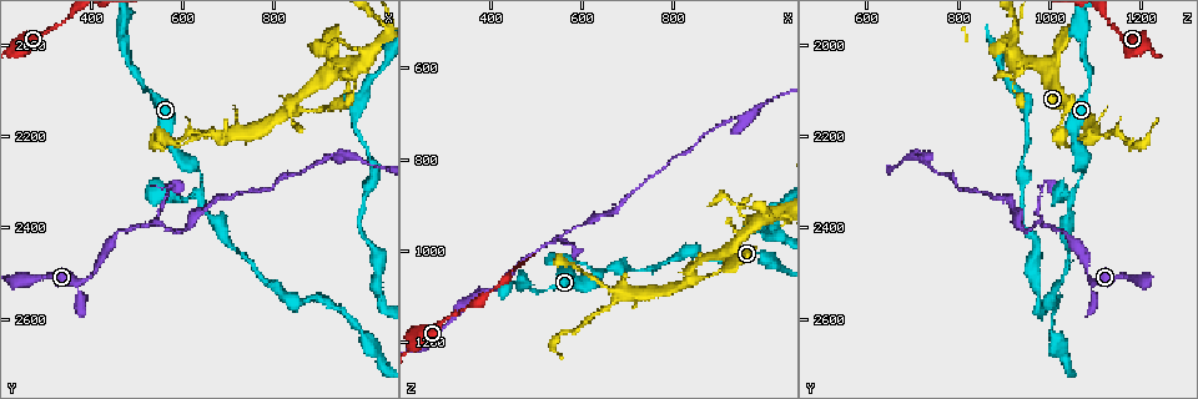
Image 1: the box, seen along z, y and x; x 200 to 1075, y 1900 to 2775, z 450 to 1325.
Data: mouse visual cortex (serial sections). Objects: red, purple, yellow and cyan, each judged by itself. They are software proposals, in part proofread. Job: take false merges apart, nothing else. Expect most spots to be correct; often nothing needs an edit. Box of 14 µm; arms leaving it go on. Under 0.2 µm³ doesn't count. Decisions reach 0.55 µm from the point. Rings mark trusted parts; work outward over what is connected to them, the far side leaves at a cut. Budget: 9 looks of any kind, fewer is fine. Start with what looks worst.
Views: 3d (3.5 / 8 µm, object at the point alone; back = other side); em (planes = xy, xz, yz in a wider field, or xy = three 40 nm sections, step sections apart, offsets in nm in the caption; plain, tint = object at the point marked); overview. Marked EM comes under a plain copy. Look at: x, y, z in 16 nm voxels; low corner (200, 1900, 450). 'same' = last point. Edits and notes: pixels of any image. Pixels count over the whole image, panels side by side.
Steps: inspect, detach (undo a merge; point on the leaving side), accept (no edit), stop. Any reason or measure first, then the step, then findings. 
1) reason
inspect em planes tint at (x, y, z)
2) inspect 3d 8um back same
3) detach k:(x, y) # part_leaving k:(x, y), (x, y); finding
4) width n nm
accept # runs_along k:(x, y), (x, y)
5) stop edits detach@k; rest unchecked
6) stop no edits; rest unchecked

inspect 3d 8um at (645, 2315, 1060)

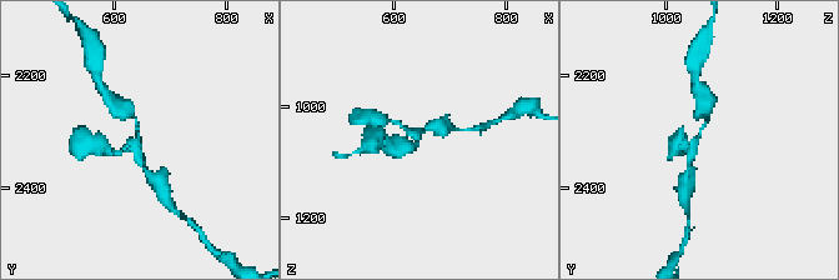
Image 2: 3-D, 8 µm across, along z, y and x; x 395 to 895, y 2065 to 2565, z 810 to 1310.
arms 3; arm_widths 100, 100, 200 nm
inspect em xy step 3 tint at (640, 2325, 1055)

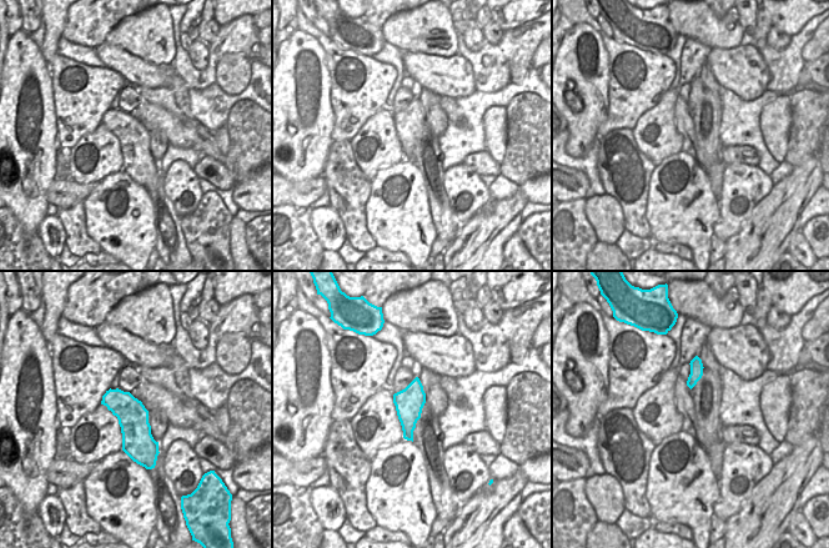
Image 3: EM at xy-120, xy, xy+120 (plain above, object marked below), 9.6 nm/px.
accept # runs_along 2:(127, 111), (136, 118), (137, 160), (147, 174); continuous, no second cell

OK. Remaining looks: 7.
a narrow waist
inspect 3d 3.5um at (400, 2500, 1085)

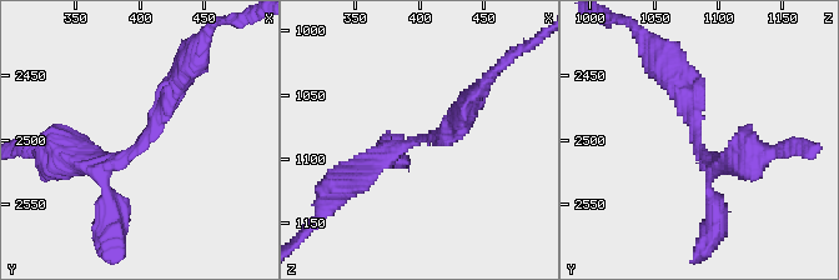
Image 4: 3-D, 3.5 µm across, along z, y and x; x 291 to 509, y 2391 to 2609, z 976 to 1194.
arm_widths 250, 250 nm
inspect em xy step 2 tint at (402, 2502, 1084)

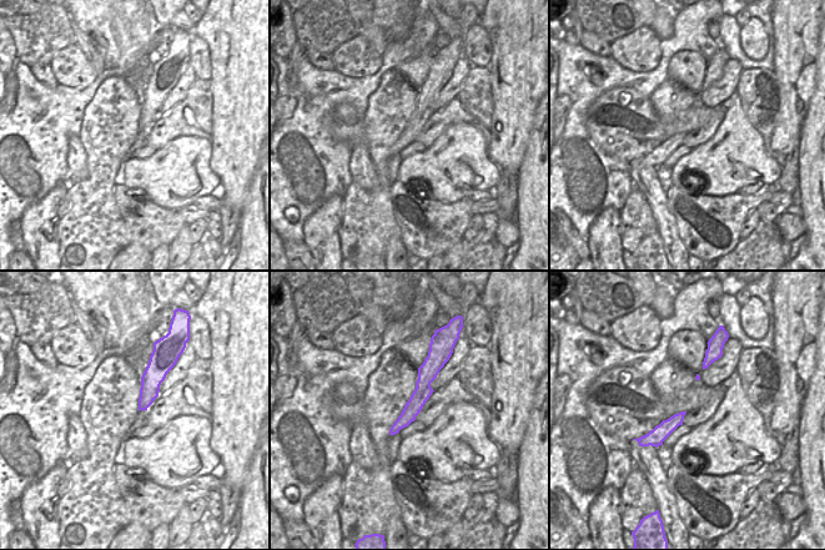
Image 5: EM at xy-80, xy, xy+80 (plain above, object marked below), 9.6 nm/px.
accept # runs_along 4:(74, 160), (131, 153), (181, 73); continuous, no second cell

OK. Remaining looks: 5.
thin neck
inspect 3d 3.5um at (835, 2140, 1065)

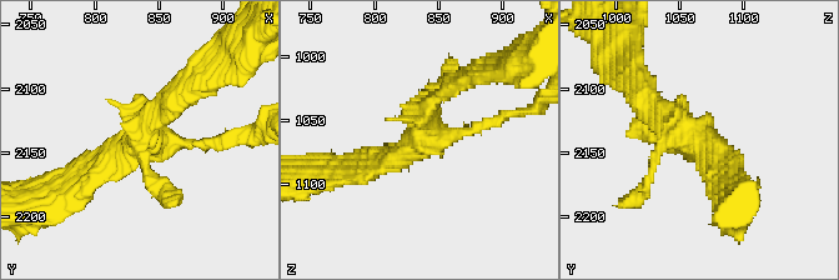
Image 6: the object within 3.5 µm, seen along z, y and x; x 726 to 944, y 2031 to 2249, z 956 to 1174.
inspect em planes tint at (840, 2138, 1060)

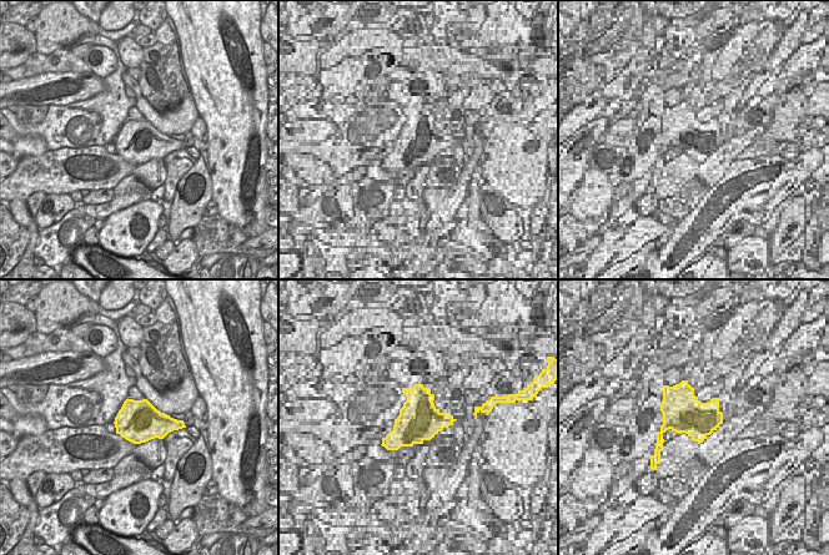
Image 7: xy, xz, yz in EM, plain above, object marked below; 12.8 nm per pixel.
width 550 nm
accept # runs_along 6:(227, 141), (146, 138), (181, 91); continuous, no second cell

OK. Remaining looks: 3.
thin neck
inspect 3d 3.5um at (525, 2090, 1085)

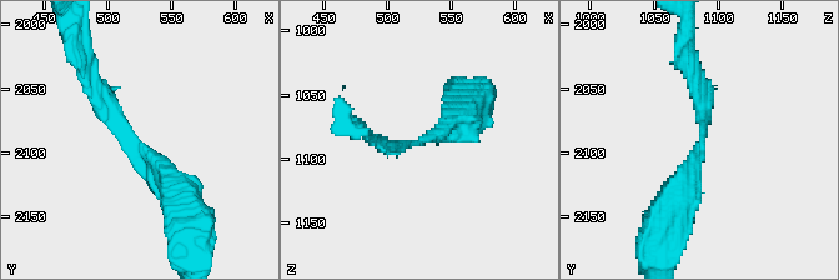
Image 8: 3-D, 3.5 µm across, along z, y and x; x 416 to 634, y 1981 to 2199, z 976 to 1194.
arm_widths 200, 250 nm; need the tissue
inspect em xy step 5 tint at (518, 2086, 1088)

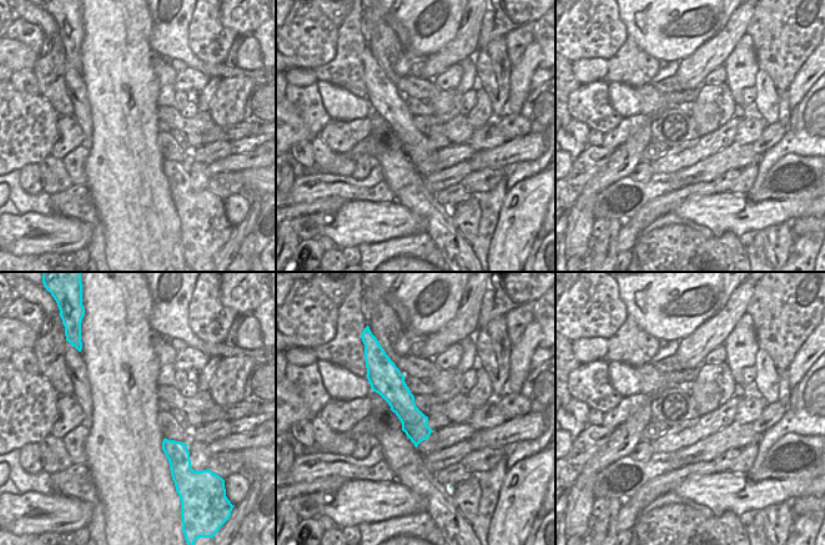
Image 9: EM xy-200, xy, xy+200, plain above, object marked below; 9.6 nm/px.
accept # runs_along 9:(388, 366), (416, 440); one cell here

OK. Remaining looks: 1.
stop no edits; rest unchecked

